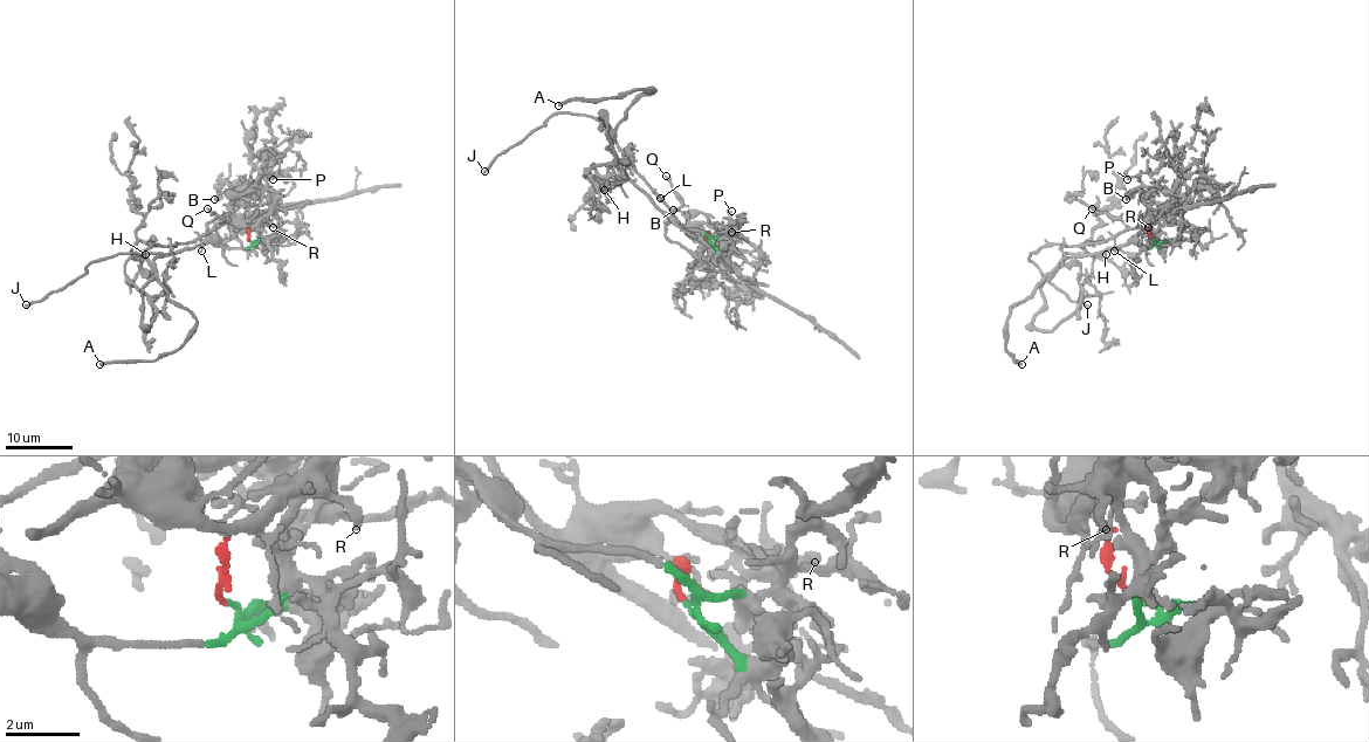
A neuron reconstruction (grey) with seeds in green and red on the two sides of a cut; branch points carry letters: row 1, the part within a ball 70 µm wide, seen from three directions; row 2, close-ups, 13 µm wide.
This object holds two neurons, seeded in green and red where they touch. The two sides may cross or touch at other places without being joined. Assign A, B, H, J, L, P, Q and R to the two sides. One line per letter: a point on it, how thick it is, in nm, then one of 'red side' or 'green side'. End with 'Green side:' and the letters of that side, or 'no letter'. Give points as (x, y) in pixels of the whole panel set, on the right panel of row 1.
A: at (1022, 364); 240 nm thick; green side
B: at (1126, 199); 130 nm thick; red side
H: at (1106, 254); 110 nm thick; green side
J: at (1087, 304); 190 nm thick; red side
L: at (1114, 251); 70 nm thick; red side
P: at (1127, 179); 180 nm thick; green side
Q: at (1092, 208); 50 nm thick; red side
R: at (1148, 227); 190 nm thick; green side
Green side: A, H, P, R

